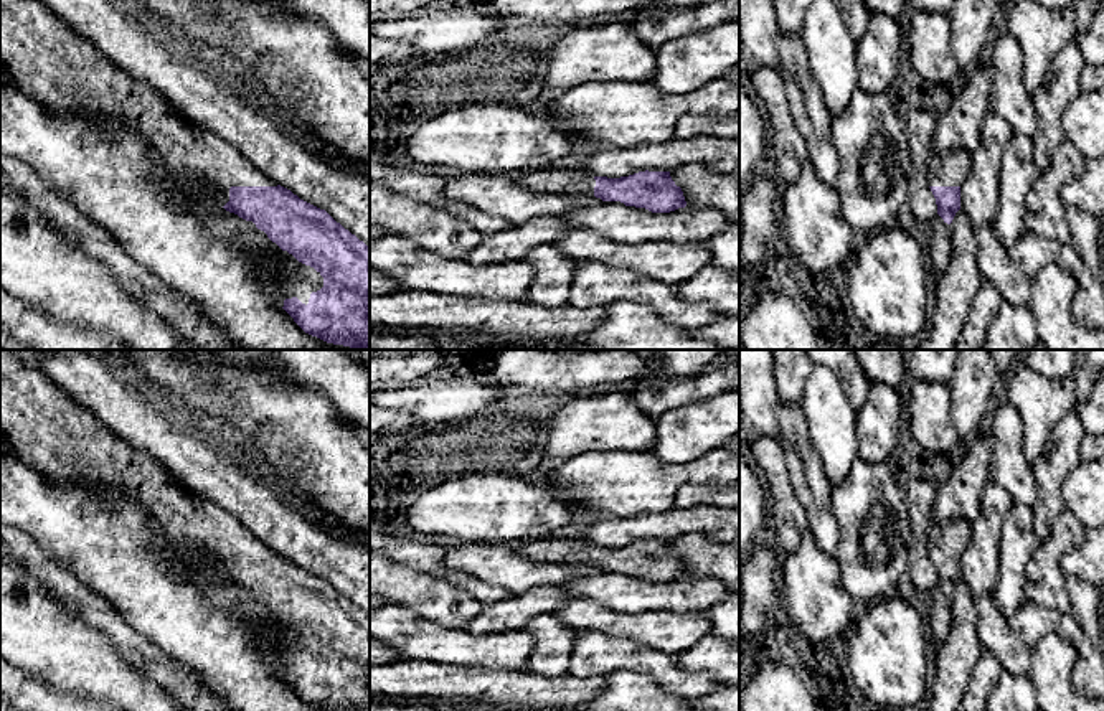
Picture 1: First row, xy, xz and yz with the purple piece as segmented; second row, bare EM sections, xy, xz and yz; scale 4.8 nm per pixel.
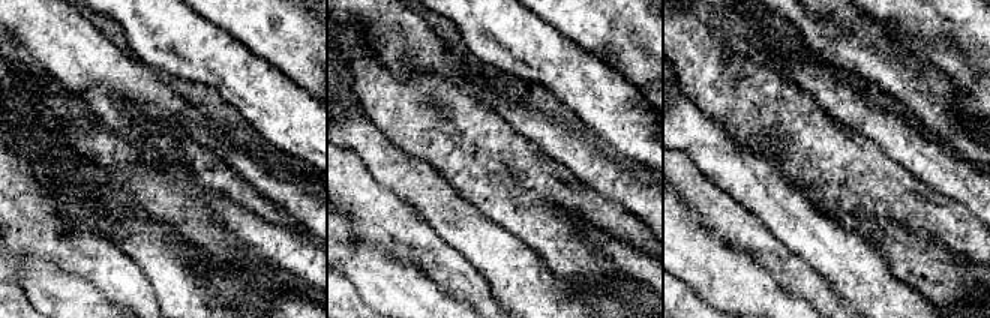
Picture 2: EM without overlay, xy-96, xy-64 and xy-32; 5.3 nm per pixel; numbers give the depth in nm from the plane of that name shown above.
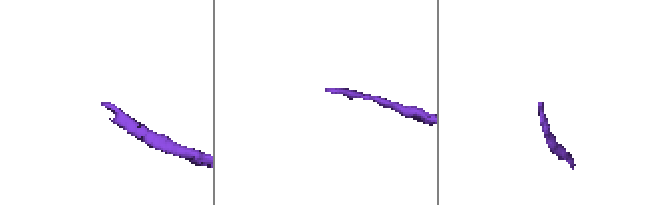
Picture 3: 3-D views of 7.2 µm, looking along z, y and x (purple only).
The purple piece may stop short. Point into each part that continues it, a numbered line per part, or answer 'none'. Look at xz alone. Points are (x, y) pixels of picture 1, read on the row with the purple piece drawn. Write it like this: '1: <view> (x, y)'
1: xz (550, 180)

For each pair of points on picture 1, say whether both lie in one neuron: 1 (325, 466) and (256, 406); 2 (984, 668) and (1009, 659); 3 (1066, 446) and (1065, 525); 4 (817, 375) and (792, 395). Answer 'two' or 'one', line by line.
1: one
2: two
3: two
4: two

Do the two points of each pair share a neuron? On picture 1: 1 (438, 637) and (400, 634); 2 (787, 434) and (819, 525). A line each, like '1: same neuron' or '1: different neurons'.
1: same neuron
2: same neuron

